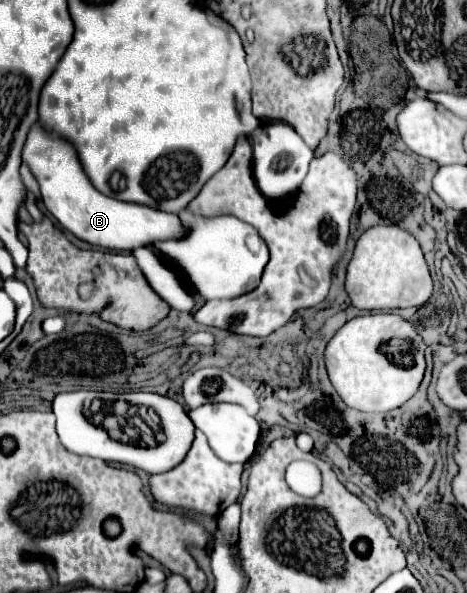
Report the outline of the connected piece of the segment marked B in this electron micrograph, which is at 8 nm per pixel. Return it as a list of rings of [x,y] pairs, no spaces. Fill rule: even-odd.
[[[37,121],[27,135],[27,141],[23,145],[21,161],[29,165],[31,173],[39,181],[43,205],[47,211],[75,237],[99,245],[105,249],[115,251],[133,251],[137,247],[153,245],[161,239],[171,237],[183,237],[183,225],[177,215],[163,213],[151,207],[143,207],[137,203],[125,203],[117,201],[113,197],[107,197],[99,193],[93,183],[89,181],[87,173],[81,167],[81,161],[77,157],[77,149],[67,141],[43,127],[41,121]]]

